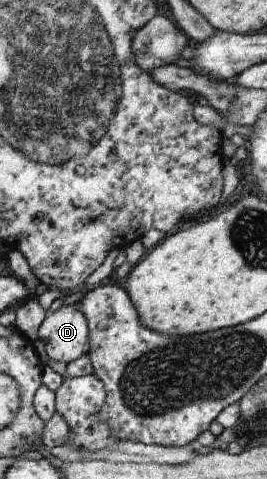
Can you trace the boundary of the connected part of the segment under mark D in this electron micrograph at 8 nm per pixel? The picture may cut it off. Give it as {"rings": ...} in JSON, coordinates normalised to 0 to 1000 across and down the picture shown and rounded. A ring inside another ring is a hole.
{"rings":[[[232,637],[172,660],[142,689],[184,749],[225,752],[255,762],[330,735],[337,724],[330,660],[288,637]]]}

